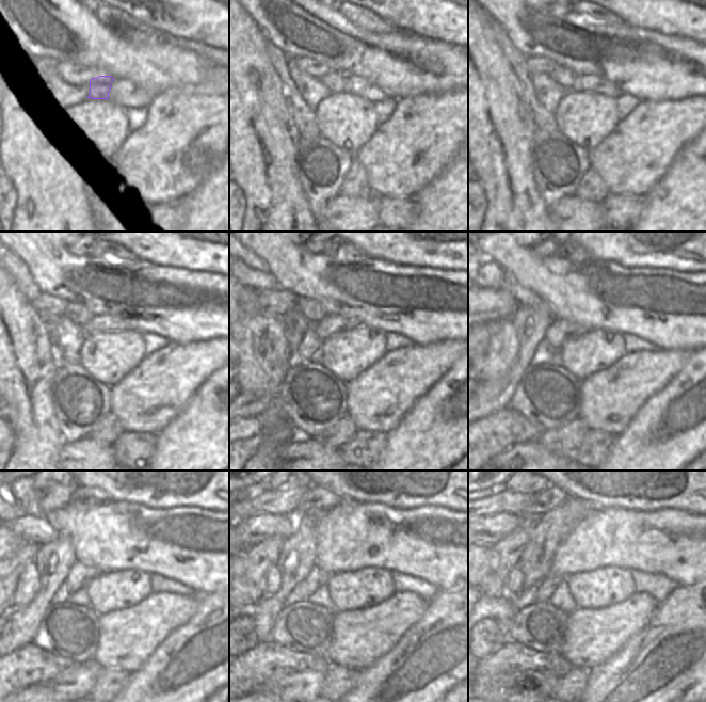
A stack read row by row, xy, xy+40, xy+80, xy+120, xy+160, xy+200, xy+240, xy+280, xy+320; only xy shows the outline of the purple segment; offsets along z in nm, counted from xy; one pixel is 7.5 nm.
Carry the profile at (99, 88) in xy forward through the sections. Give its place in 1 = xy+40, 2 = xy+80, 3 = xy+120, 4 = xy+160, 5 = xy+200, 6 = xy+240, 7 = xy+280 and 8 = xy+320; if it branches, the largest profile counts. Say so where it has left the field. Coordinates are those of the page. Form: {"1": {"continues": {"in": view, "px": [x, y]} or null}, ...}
{"1": {"continues": {"in": "xy+40", "px": [335, 81]}}, "2": {"continues": {"in": "xy+80", "px": [562, 76]}}, "3": {"continues": {"in": "xy+120", "px": [76, 312]}}, "4": {"continues": {"in": "xy+160", "px": [313, 309]}}, "5": {"continues": {"in": "xy+200", "px": [524, 297]}}, "6": {"continues": {"in": "xy+240", "px": [33, 528]}}, "7": {"continues": {"in": "xy+280", "px": [252, 530]}}, "8": {"continues": {"in": "xy+320", "px": [490, 530]}}}

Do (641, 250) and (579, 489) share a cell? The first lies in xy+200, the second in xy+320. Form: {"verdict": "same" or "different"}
{"verdict": "same"}

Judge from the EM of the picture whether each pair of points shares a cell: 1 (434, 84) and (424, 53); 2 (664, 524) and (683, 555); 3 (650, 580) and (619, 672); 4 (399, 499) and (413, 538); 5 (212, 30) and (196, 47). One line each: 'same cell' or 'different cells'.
1: same cell
2: same cell
3: different cells
4: different cells
5: different cells

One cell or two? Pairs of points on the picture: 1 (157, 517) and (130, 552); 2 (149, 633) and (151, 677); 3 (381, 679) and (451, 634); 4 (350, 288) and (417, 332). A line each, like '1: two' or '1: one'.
1: one
2: two
3: one
4: one

